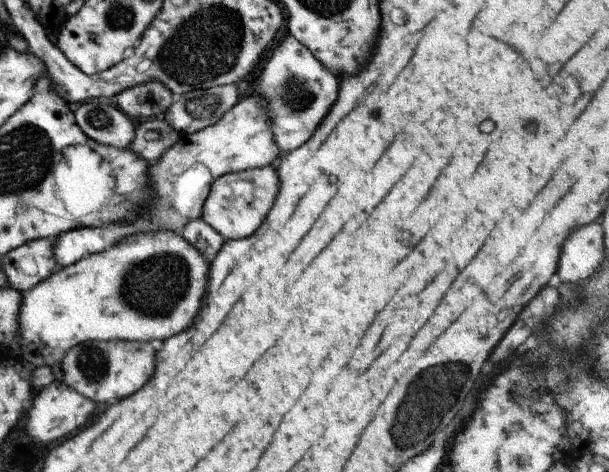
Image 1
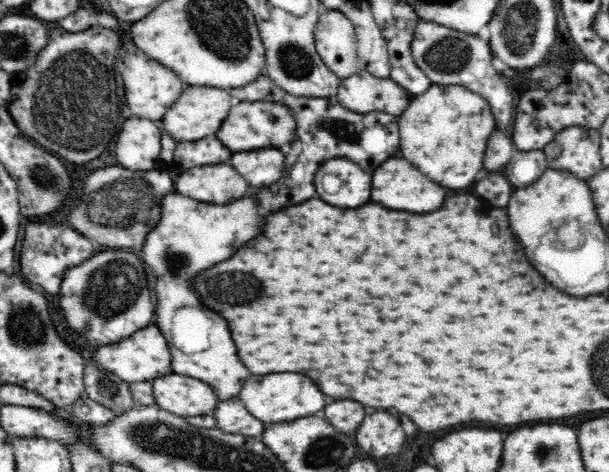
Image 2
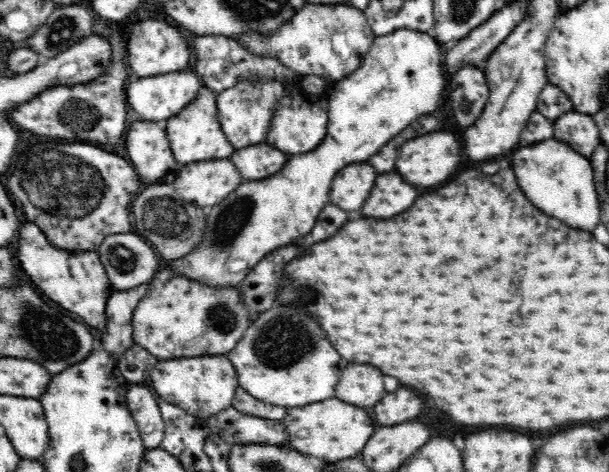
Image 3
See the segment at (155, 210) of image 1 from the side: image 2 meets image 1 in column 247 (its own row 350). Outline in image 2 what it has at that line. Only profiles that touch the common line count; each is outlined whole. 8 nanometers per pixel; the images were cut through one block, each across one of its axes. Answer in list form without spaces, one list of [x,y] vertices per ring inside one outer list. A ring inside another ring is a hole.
[[[152,324],[148,328],[144,328],[144,330],[138,330],[130,338],[121,340],[116,344],[98,347],[86,361],[97,366],[102,372],[117,376],[122,382],[128,384],[151,382],[172,372],[168,343],[163,332],[156,324]]]

